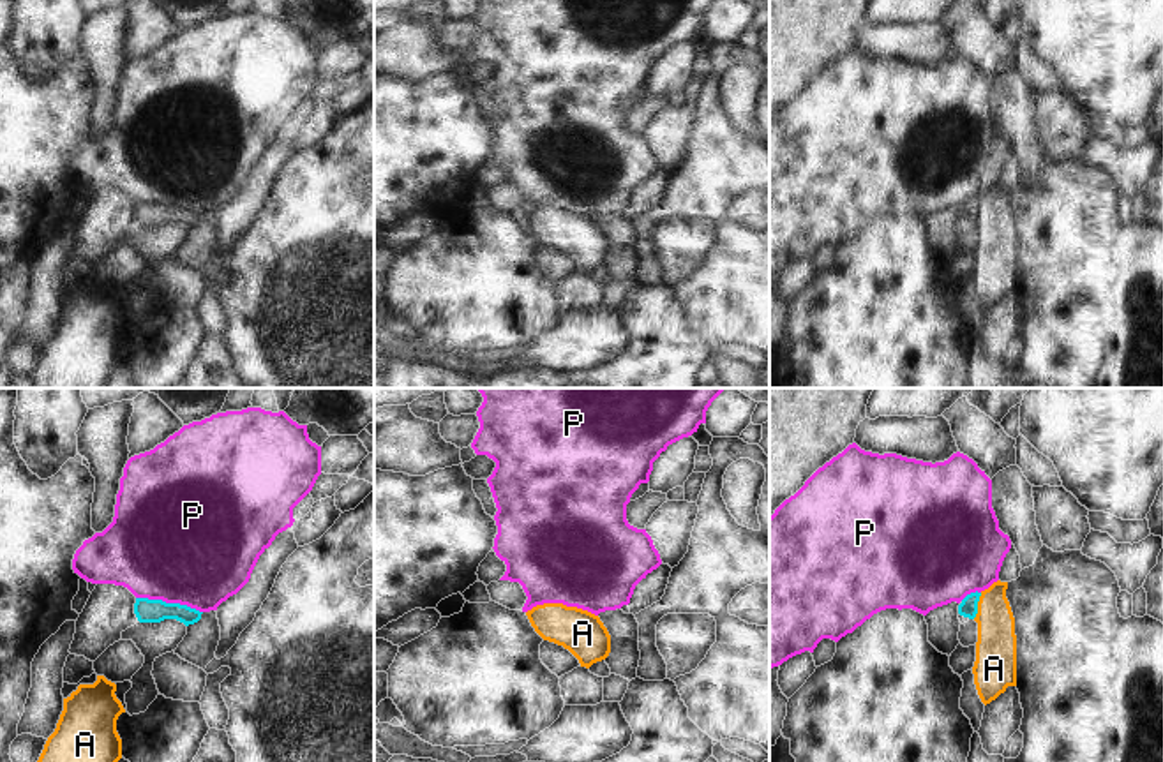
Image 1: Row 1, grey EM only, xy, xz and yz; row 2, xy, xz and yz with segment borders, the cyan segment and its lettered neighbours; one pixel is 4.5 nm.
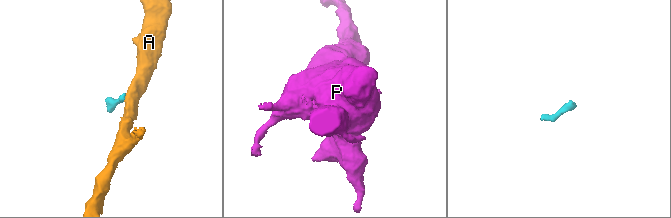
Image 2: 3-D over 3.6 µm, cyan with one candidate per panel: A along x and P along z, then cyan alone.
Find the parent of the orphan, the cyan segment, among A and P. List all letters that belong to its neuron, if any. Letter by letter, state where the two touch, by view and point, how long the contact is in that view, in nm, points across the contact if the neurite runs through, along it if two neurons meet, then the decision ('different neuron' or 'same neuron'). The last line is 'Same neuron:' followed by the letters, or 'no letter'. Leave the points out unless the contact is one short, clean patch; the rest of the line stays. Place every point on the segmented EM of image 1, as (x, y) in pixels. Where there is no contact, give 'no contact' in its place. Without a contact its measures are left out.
A: meets cyan in yz at (976, 605); contact 130 nm long; border along yz (982, 593), (973, 618); different neuron
P: meets cyan in xy at (170, 604); contact 320 nm long; different neuron
Same neuron: no letter

